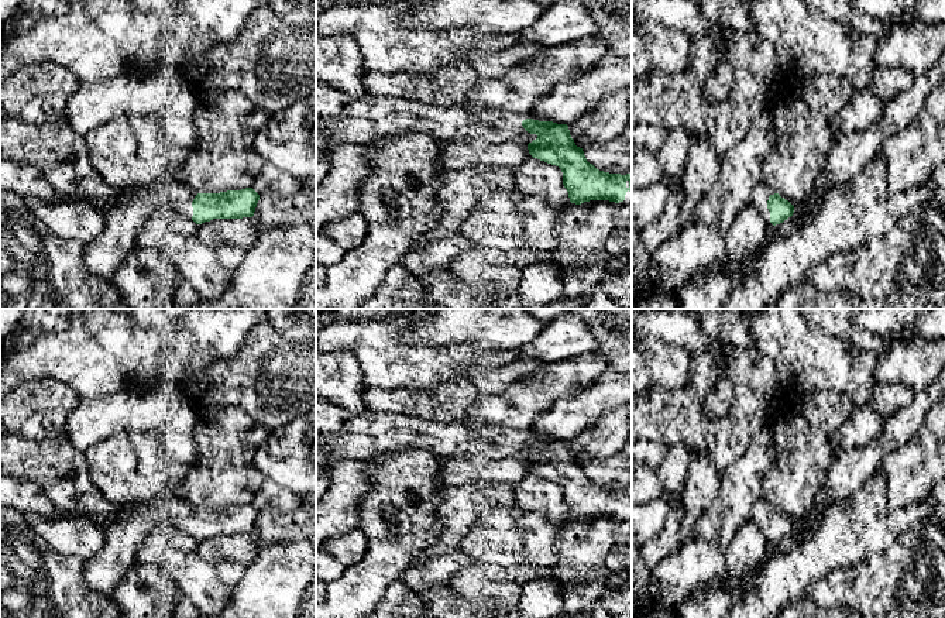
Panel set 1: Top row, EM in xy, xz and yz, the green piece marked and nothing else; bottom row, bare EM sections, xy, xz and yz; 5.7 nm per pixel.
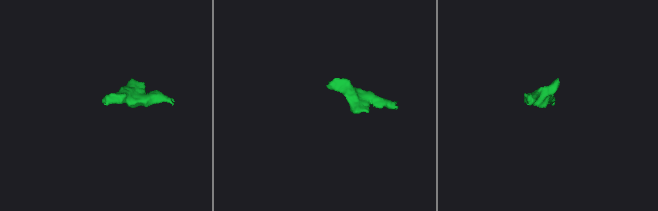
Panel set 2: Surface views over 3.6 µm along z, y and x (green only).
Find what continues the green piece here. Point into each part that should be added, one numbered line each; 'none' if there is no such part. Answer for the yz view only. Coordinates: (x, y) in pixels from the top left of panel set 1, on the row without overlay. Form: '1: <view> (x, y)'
1: yz (759, 515)

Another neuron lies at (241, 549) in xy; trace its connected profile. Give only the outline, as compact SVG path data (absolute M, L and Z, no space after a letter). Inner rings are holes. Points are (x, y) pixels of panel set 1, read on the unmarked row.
M252 533L213 535L197 540L197 556L209 563L236 562L248 567L257 556Z

